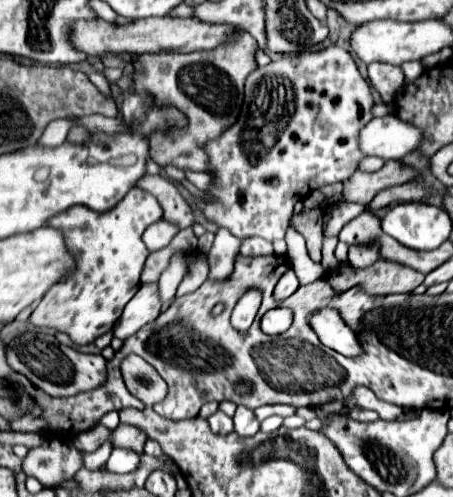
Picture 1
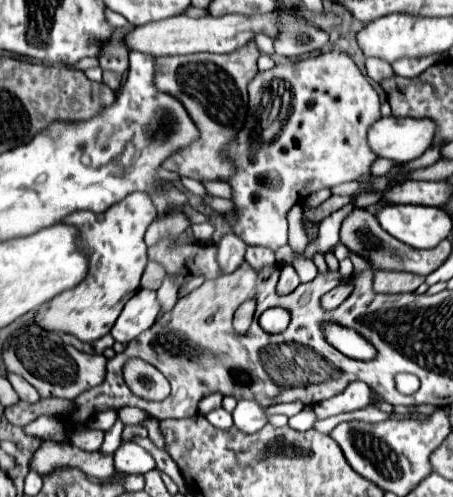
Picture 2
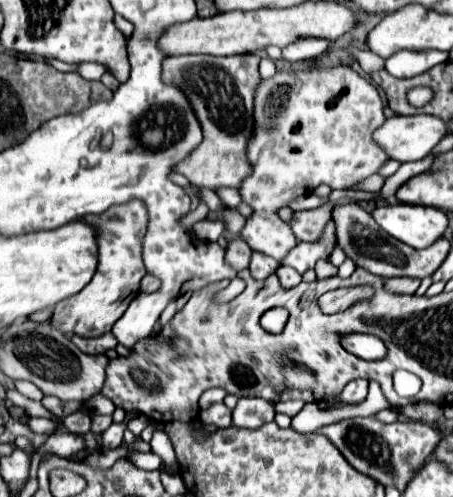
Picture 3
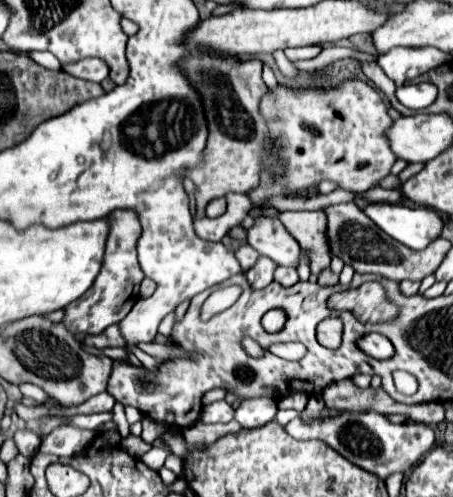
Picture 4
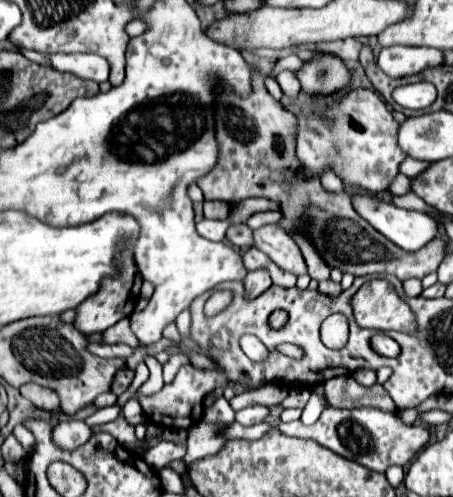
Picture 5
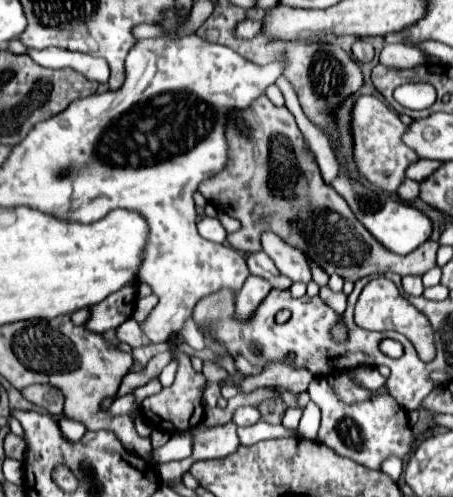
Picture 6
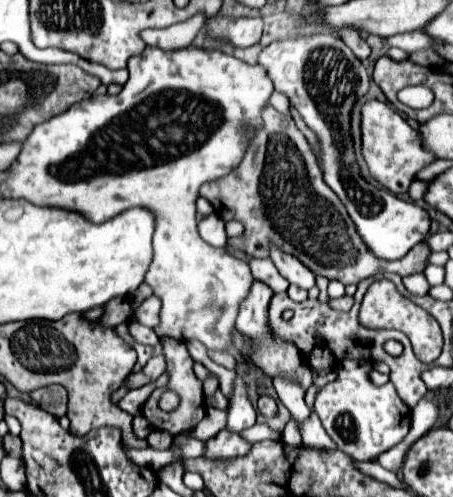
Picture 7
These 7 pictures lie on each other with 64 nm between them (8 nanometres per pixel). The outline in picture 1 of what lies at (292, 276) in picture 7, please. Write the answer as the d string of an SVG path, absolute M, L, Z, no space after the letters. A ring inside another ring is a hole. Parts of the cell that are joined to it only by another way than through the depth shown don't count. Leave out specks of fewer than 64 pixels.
M330 46L320 52L306 52L296 58L286 56L270 62L268 66L258 66L246 80L246 96L238 122L218 140L206 144L206 152L214 168L212 178L216 182L216 188L212 188L210 194L216 198L216 202L208 204L198 200L204 216L220 228L228 228L242 240L248 236L260 236L268 242L284 240L290 226L292 208L300 196L306 198L312 190L334 182L346 182L366 158L364 152L360 152L358 134L360 128L374 118L372 106L374 96L370 84L358 72L354 58L340 46ZM280 120L286 120L286 124L280 126L272 142L266 142L266 134L272 132Z

